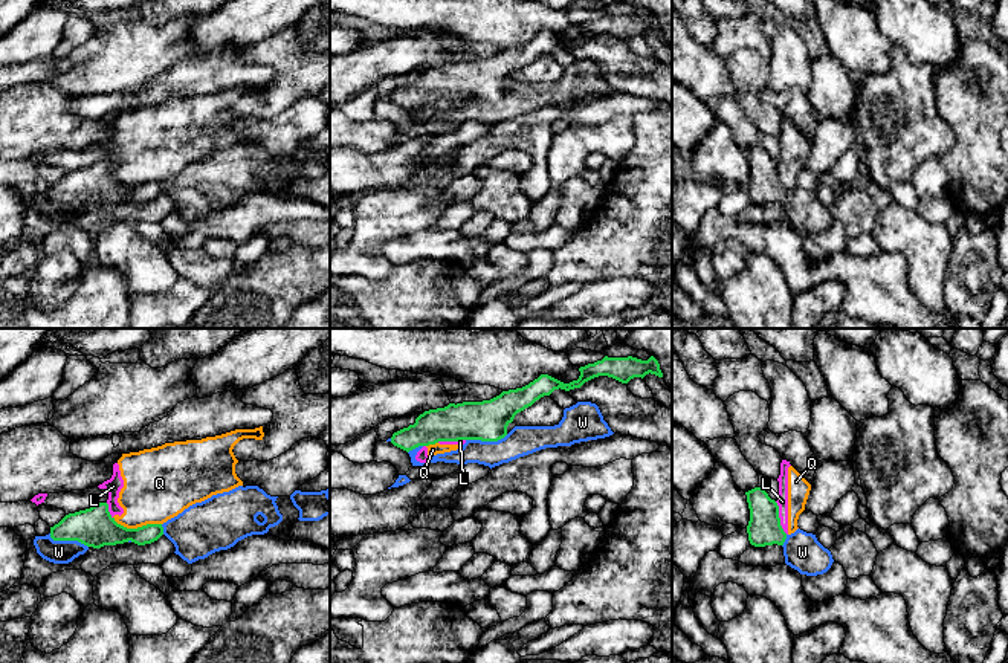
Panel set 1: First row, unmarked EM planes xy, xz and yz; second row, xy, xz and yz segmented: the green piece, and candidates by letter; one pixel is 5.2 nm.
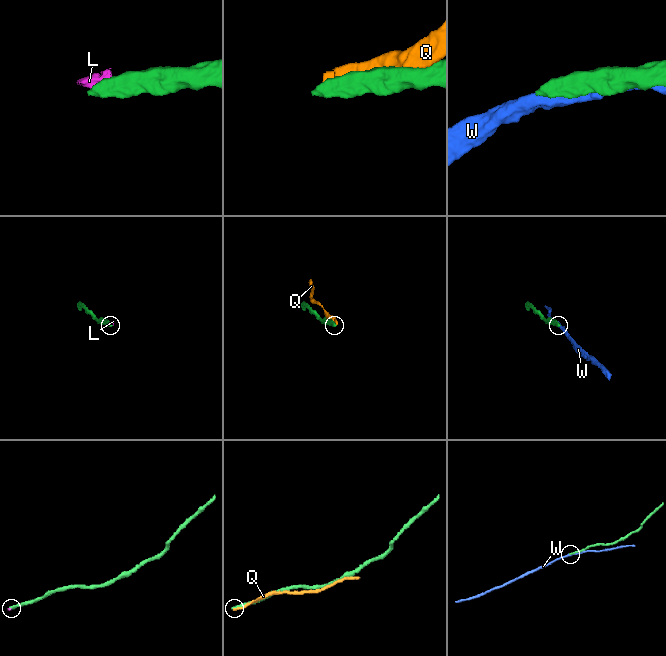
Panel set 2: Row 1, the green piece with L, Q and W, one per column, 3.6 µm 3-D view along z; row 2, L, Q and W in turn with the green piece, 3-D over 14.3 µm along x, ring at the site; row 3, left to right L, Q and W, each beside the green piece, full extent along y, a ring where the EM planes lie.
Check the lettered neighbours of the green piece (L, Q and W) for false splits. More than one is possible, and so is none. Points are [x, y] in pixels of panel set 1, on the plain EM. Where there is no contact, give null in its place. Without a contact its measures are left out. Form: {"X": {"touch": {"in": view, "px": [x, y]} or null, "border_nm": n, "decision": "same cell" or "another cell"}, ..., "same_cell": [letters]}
{"L": {"touch": {"in": "yz", "px": [779, 176]}, "border_nm": 190, "decision": "another cell"}, "Q": {"touch": {"in": "xy", "px": [138, 185]}, "border_nm": 260, "decision": "another cell"}, "W": {"touch": {"in": "xy", "px": [67, 197]}, "border_nm": 220, "decision": "same cell"}, "same_cell": ["W"]}

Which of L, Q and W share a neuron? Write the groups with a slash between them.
L Q / W

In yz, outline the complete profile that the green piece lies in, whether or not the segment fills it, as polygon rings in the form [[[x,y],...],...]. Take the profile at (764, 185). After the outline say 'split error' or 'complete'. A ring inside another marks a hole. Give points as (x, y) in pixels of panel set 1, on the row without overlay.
[[[754,145],[745,153],[750,167],[747,191],[751,203],[782,203],[785,222],[800,232],[817,234],[831,226],[832,212],[817,199],[816,192],[800,186],[791,192],[783,189],[779,163],[762,145]]] | split error

